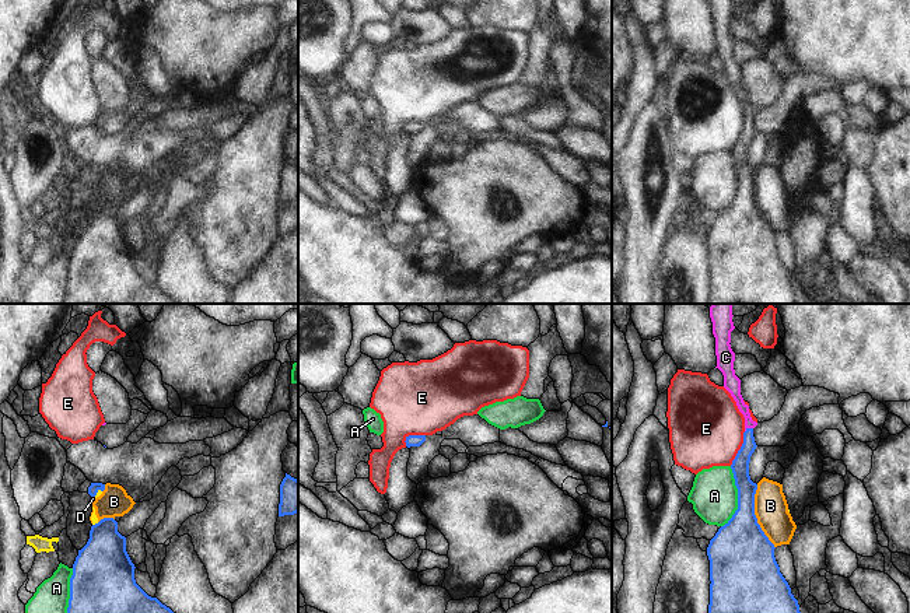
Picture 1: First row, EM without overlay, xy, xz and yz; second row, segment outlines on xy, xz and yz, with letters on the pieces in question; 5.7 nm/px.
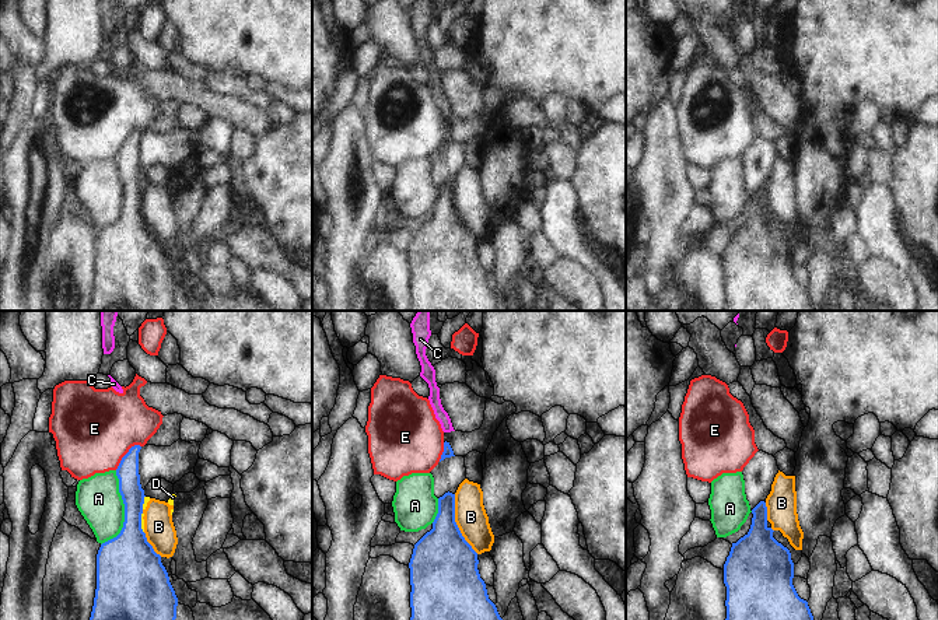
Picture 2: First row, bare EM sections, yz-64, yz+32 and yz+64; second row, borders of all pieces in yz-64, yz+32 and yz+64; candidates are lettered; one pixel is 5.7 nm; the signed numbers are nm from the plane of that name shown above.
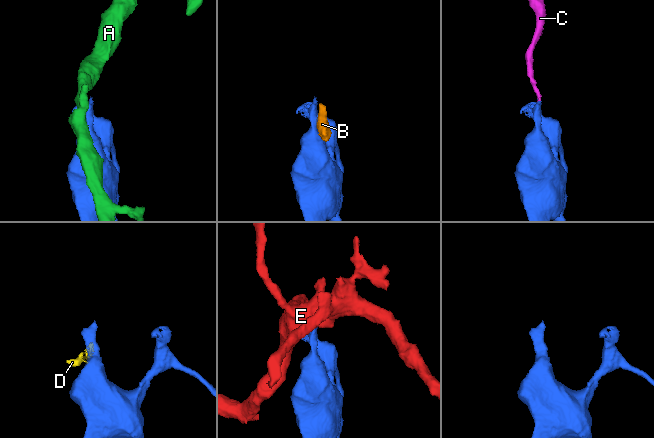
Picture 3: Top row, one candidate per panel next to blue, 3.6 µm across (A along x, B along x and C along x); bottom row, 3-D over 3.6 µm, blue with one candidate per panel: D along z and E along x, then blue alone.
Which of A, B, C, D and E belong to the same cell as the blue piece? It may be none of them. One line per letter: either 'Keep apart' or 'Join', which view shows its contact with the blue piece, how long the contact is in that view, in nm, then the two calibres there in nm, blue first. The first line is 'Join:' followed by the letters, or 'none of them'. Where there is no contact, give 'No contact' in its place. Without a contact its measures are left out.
Join: C
A: Keep apart. Touches blue in yz. Shared border 360 nm. Thickness 260 nm (blue) against 280 nm
B: Keep apart. Touches blue in yz. Shared border 380 nm. Thickness 380 nm (blue) against 190 nm
C: Join. Touches blue in yz. Shared border 50 nm. Thickness 100 nm (blue) against 80 nm
D: Keep apart. Touches blue in xy. Shared border 80 nm. Thickness 60 nm (blue) against 30 nm
E: Keep apart. Touches blue in yz. Shared border 220 nm. Thickness 110 nm (blue) against 440 nm.

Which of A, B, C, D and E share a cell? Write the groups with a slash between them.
A / B D / C / E

